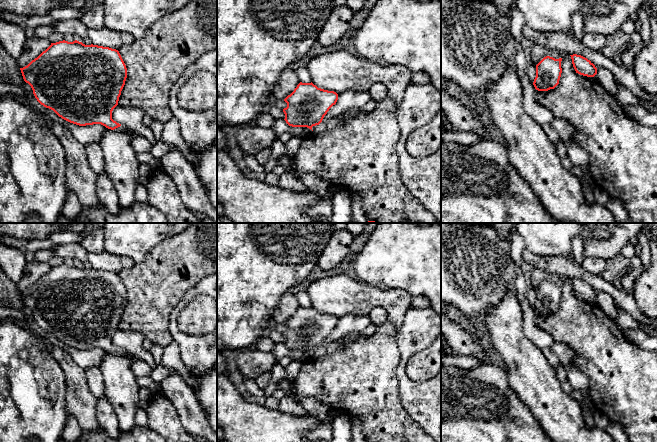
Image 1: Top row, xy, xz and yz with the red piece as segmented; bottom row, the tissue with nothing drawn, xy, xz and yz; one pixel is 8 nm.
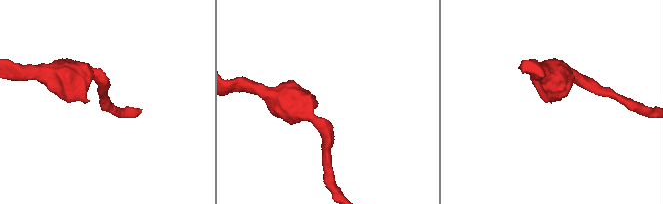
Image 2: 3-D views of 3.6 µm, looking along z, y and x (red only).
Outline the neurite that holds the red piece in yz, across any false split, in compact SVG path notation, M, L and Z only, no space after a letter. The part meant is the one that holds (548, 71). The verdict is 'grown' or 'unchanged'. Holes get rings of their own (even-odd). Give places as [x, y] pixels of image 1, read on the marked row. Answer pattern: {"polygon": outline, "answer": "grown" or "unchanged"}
{"polygon": "M546 56L536 65L536 77L533 82L536 90L548 91L559 84L562 73L561 61L562 58Z", "answer": "unchanged"}

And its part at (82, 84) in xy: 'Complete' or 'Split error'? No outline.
Split error

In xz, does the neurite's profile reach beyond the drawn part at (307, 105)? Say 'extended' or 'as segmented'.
as segmented

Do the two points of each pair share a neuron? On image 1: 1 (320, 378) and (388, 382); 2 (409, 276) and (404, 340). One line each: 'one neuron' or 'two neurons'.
1: one neuron
2: two neurons

